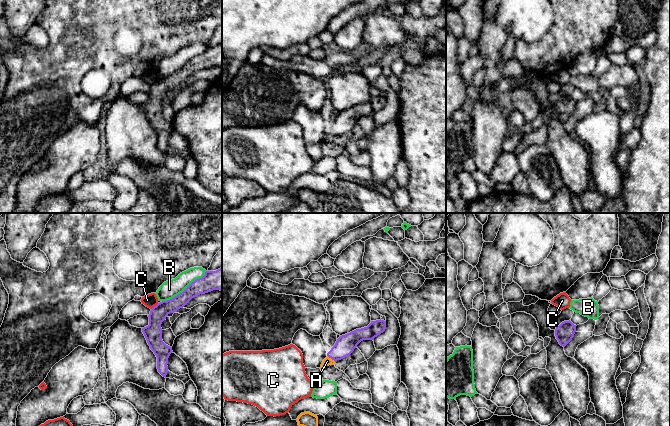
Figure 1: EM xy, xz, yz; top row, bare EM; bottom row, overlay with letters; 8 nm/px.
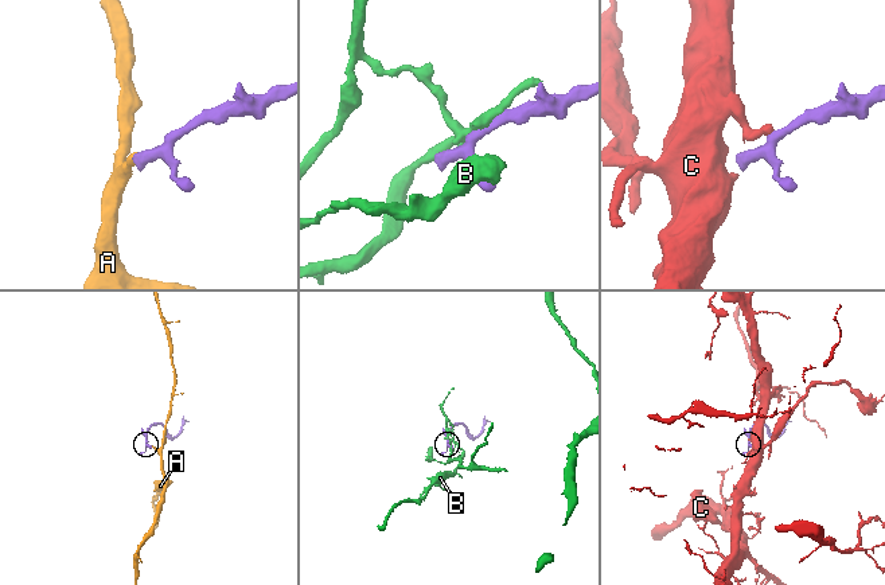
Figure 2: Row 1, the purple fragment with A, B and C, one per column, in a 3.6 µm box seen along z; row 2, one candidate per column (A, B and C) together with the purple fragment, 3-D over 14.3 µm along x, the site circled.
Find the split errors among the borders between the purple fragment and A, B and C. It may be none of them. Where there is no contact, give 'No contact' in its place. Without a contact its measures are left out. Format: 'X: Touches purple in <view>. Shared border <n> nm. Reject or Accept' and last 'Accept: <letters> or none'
A: Touches purple in xz. Shared border 80 nm. Accept
B: Touches purple in xy. Shared border 440 nm. Reject
C: Touches purple in xy. Shared border 80 nm. Reject
Accept: A

